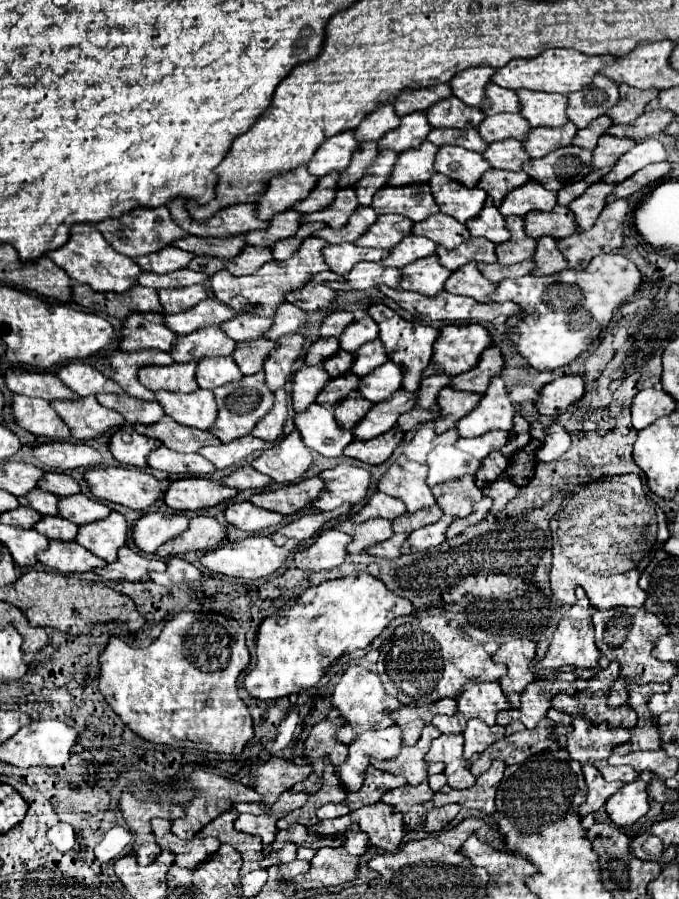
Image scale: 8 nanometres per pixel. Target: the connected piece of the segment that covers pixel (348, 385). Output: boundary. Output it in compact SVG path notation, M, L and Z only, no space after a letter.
M345 373L343 377L335 377L327 383L327 389L319 393L319 403L335 405L337 401L345 399L351 391L355 391L359 385L359 377L355 373Z

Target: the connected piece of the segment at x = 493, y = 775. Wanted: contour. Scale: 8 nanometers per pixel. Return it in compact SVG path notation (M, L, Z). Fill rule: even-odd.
M497 759L497 761L493 761L489 771L485 771L483 775L477 777L477 783L473 787L457 791L457 789L451 789L449 785L445 785L439 793L435 793L433 801L425 803L425 807L441 807L441 805L449 805L449 803L459 803L463 807L479 809L485 815L493 815L495 813L495 793L503 779L503 769L505 769L505 763Z

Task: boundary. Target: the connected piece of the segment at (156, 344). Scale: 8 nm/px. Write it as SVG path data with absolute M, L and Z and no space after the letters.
M131 313L123 321L119 349L123 351L139 351L139 349L171 351L175 337L177 335L163 325L161 313Z

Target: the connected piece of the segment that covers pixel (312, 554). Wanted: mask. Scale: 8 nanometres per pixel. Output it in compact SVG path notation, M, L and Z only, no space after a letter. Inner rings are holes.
M327 529L313 539L313 543L295 553L295 565L303 571L323 571L339 567L347 555L347 543L351 537L337 529Z

